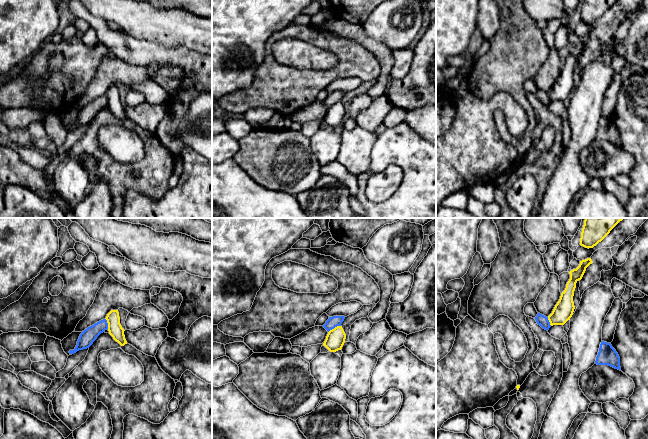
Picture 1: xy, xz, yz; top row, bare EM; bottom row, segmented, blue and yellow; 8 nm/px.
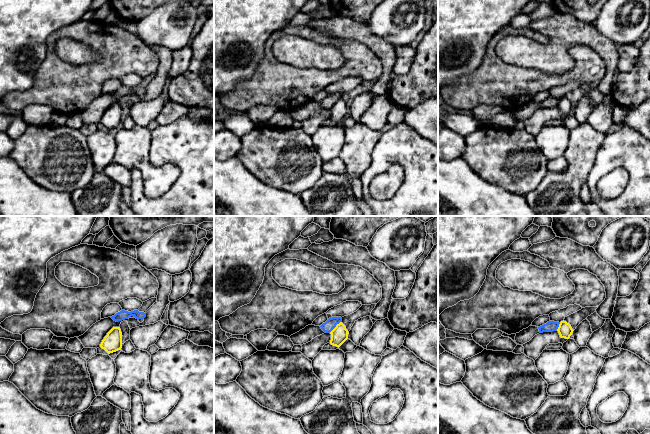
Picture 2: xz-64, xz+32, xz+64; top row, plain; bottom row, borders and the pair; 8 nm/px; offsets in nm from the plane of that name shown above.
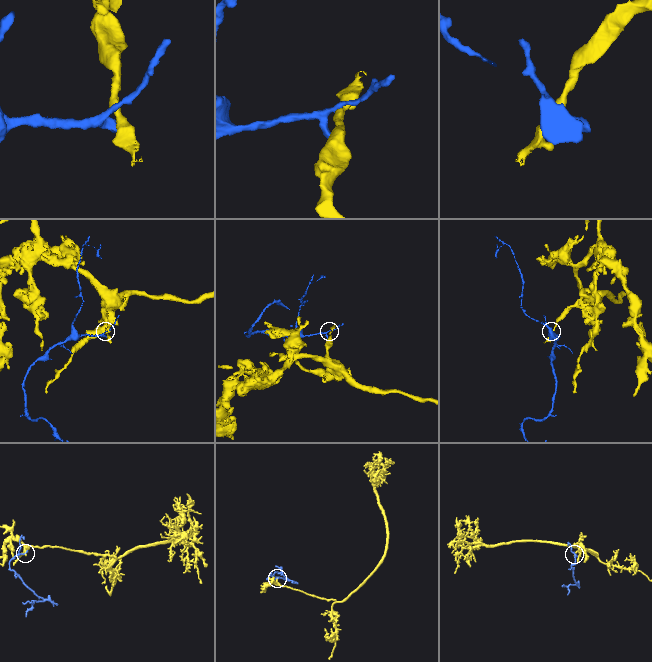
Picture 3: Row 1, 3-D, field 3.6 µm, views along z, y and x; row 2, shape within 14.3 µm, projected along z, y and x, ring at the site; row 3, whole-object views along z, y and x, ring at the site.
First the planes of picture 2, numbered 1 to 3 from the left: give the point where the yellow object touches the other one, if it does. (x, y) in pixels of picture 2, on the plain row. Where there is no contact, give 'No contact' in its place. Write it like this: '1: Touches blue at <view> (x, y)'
1: No contact
2: Touches blue at xz+32 (335, 102)
3: Touches blue at xz+64 (558, 102)

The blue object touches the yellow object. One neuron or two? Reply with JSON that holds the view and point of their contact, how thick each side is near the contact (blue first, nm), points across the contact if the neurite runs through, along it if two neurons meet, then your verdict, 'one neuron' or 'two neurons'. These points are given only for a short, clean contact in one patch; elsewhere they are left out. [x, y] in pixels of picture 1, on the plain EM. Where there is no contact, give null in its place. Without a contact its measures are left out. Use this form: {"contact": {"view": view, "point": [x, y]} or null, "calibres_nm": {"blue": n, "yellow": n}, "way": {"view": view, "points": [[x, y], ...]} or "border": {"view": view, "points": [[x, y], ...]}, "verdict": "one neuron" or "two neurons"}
{"contact": {"view": "xz", "point": [334, 103]}, "calibres_nm": {"blue": 90, "yellow": 160}, "border": {"view": "xz", "points": [[340, 101], [337, 101], [328, 108]]}, "verdict": "two neurons"}

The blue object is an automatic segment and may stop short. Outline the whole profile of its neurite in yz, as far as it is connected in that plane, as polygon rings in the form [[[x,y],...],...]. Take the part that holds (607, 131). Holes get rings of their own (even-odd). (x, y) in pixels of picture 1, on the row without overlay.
[[[602,117],[595,139],[597,141],[608,141],[620,146],[620,133],[610,119]]]

